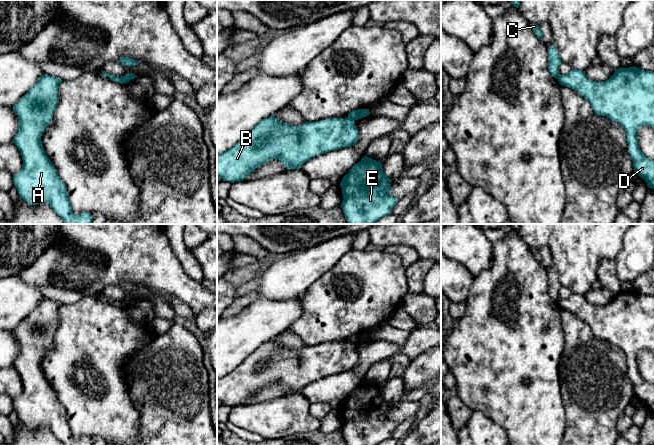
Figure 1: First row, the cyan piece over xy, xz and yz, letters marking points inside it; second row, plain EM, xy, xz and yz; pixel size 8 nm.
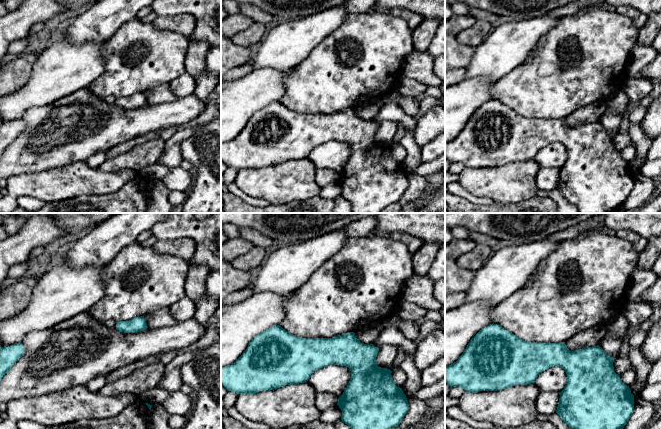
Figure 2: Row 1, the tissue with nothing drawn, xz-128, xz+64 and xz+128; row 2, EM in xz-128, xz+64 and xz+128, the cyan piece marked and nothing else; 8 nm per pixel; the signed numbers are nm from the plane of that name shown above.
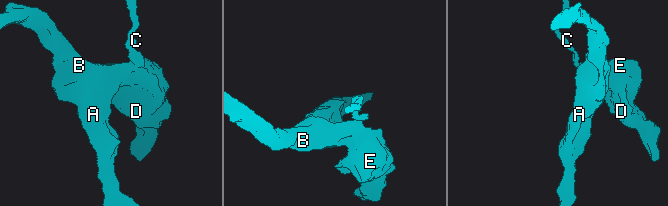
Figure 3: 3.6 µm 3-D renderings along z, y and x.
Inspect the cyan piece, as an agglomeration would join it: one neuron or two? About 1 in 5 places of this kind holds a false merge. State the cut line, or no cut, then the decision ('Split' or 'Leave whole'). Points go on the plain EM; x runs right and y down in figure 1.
Split along xz (348, 340), (354, 344). Split

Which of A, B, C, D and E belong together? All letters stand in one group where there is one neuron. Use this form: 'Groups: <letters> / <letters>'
Groups: A B D E / C

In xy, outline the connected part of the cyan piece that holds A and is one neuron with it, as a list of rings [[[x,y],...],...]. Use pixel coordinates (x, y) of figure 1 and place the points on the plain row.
[[[45,298],[13,329],[13,334],[19,342],[19,354],[12,366],[18,371],[23,384],[22,393],[13,399],[13,406],[19,420],[30,429],[47,427],[63,445],[92,445],[92,439],[88,436],[83,436],[79,440],[74,439],[67,411],[47,381],[41,365],[46,350],[52,347],[61,306],[61,303]]]

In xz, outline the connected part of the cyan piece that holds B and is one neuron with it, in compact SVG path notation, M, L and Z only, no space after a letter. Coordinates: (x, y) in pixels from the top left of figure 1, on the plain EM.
M271 340L252 351L229 374L217 378L217 400L230 407L242 405L258 390L273 383L278 383L288 394L300 393L312 381L331 374L350 371L357 366L358 362L359 355L355 344L349 341L329 342L292 350Z

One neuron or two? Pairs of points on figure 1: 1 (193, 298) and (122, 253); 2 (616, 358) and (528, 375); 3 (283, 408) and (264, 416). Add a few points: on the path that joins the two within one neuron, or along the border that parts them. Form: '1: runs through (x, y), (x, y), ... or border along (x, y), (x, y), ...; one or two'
1: runs through (175, 282), (140, 253); one
2: border along (564, 346), (559, 361), (560, 392); two
3: runs through (278, 413), (275, 416), (269, 416); one

